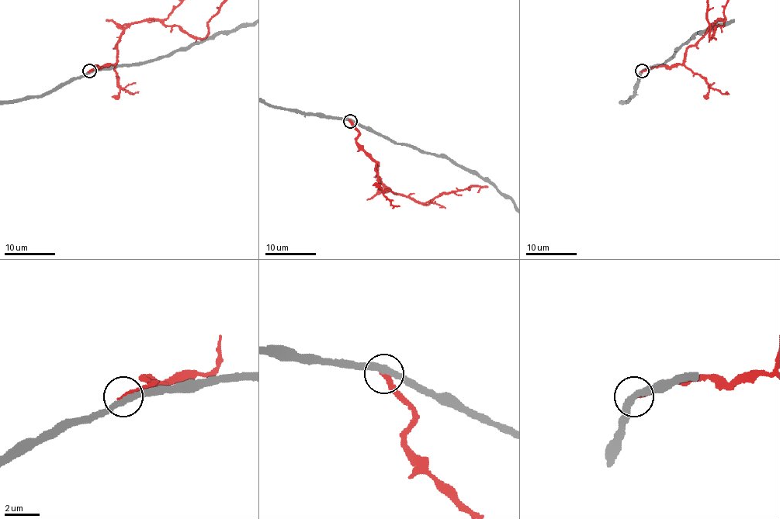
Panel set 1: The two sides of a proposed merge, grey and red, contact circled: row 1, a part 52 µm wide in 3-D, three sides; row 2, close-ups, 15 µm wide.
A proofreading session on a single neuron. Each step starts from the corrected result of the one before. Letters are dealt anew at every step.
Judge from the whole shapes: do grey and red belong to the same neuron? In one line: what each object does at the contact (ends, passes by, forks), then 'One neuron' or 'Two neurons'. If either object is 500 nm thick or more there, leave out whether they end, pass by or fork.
At the ring grey passes by. At the ring red ends. Two neurons

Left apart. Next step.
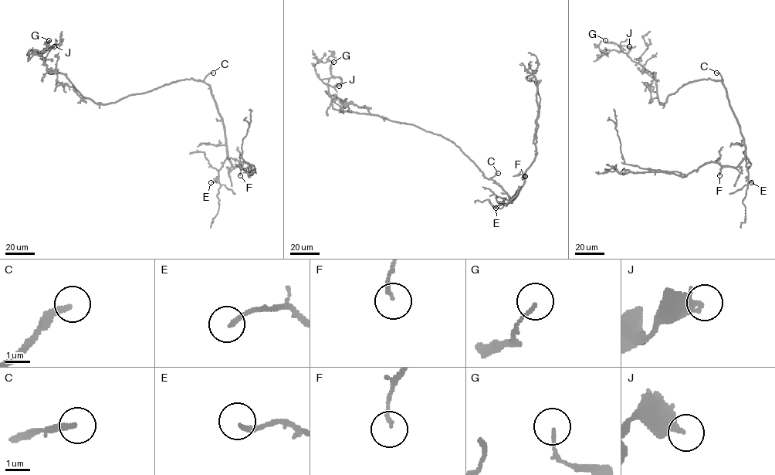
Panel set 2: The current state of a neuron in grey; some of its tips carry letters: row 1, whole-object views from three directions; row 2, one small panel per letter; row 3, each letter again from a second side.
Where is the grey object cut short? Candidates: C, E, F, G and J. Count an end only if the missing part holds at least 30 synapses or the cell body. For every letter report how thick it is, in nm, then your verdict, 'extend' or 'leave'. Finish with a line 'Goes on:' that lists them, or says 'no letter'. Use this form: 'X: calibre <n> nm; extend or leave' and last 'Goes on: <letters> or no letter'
C: calibre 200 nm; extend
E: calibre 180 nm; leave
F: calibre 140 nm; leave
G: calibre 120 nm; leave
J: calibre 380 nm; leave
Goes on: C

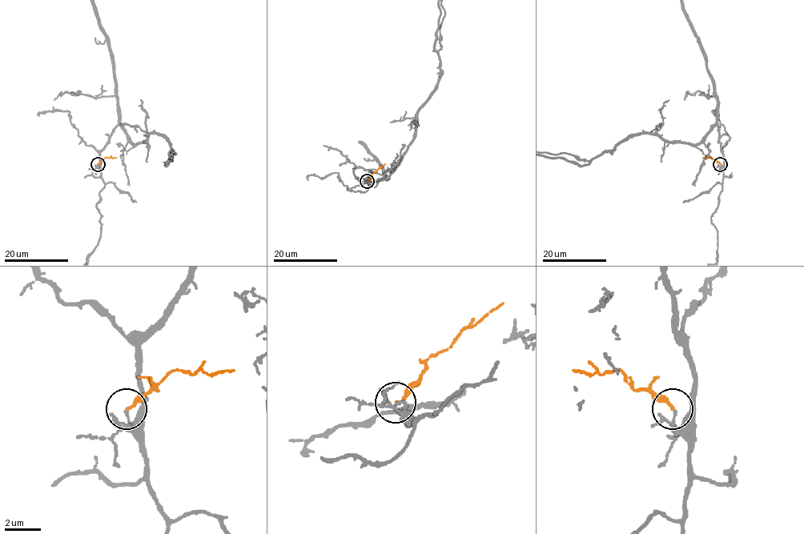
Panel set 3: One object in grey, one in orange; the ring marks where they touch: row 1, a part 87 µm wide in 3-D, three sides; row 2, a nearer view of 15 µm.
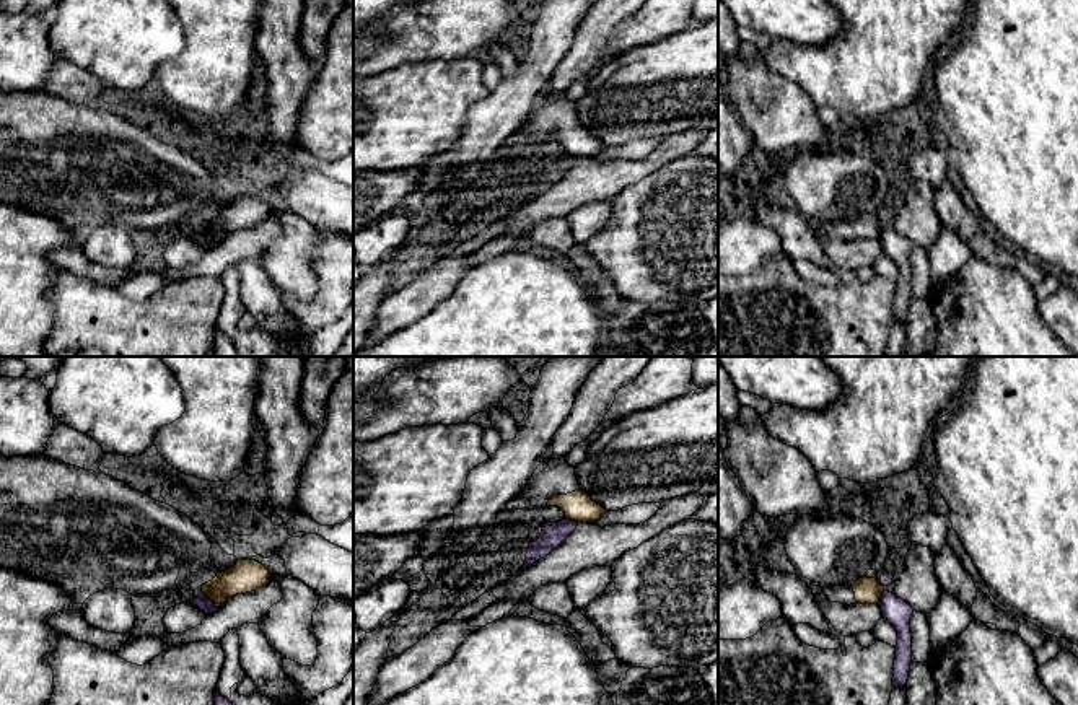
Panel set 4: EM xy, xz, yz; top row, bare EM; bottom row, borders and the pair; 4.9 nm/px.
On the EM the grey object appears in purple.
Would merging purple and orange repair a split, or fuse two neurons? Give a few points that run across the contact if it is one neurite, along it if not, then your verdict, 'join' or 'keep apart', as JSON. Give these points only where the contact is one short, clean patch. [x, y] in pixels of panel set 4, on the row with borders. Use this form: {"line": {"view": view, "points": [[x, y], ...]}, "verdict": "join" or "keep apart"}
{"line": {"view": "xy", "points": [[202, 591], [220, 604]]}, "verdict": "keep apart"}

